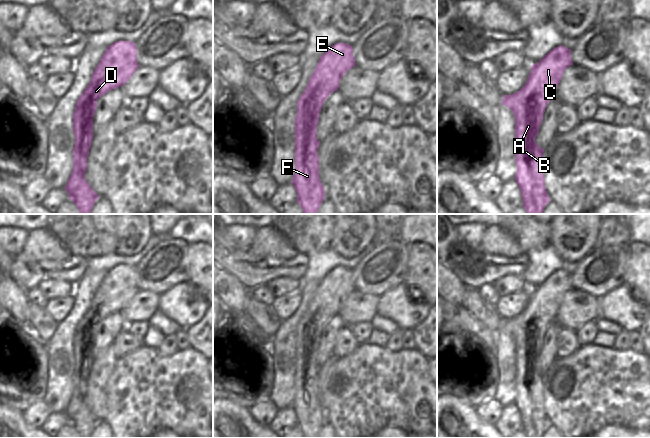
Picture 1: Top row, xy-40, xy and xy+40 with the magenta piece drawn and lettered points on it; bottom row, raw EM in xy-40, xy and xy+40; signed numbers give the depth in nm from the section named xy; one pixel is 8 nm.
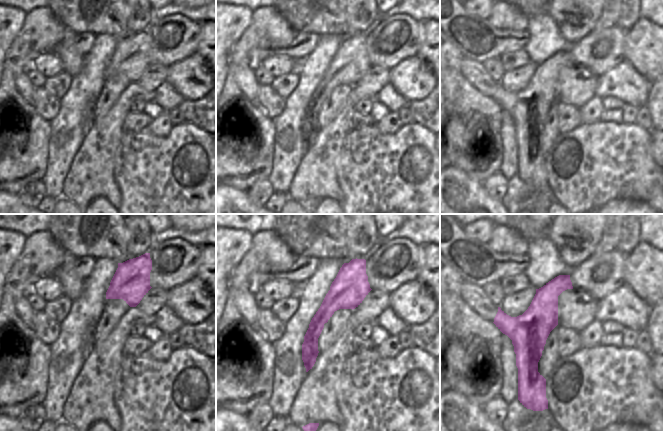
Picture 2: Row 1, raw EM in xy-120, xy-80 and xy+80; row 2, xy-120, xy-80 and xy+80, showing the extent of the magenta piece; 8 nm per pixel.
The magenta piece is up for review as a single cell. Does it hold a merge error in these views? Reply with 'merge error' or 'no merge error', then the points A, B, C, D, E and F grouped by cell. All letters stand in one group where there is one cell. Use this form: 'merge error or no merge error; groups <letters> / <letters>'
merge error; groups A B F / C D E

